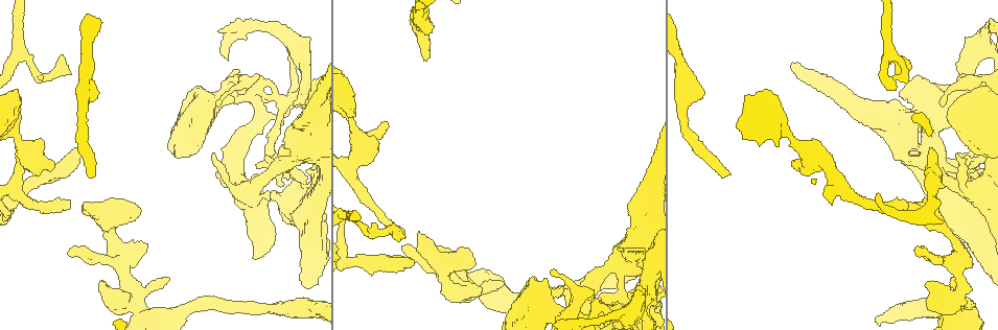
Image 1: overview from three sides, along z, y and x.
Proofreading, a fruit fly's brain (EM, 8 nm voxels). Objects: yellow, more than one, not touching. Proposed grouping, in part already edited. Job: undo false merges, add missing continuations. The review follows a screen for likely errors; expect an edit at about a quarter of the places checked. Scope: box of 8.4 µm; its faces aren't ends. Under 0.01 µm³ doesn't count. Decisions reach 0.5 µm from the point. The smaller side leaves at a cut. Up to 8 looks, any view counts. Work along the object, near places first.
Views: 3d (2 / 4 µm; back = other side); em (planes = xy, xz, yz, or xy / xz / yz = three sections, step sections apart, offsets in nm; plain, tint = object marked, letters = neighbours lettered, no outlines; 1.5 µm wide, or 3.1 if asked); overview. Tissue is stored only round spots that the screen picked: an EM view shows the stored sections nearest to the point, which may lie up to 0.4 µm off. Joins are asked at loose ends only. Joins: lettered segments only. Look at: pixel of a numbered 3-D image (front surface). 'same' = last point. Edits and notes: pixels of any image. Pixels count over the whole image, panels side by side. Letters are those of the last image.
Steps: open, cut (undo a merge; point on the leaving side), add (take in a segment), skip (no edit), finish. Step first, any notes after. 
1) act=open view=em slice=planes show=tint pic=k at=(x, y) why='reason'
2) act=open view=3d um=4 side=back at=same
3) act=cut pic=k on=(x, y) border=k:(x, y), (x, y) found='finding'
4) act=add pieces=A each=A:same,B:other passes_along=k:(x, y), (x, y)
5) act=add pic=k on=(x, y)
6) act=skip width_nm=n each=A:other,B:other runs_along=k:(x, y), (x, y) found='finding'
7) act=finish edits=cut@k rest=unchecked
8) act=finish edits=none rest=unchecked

act=open view=3d um=2 pic=1 at=(213, 154) why='free end'

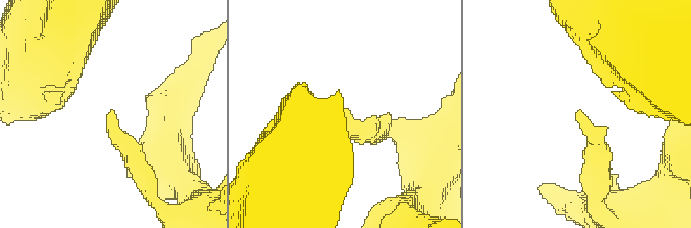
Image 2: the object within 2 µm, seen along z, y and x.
act=open view=em slice=planes show=tint pic=2 at=(110, 114)

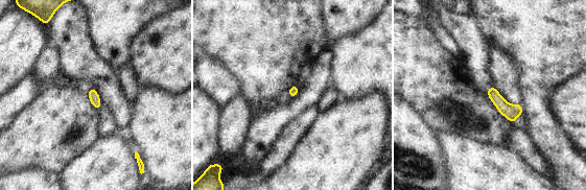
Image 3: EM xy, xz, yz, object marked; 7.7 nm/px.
act=open view=em slice=planes show=letters at=same

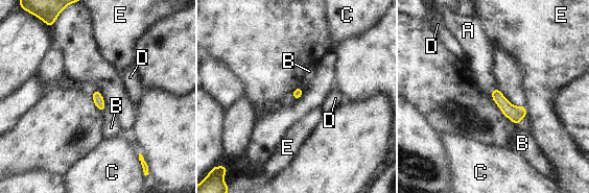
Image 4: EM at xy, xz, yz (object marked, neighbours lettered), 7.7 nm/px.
act=add pieces=A longest_contact=E:90nm each=A:same,B:other,C:other,D:other,E:other passes_along=4:(515, 114), (494, 90), (480, 61) found='it goes on there'

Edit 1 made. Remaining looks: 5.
act=open view=overview why='see it whole again'

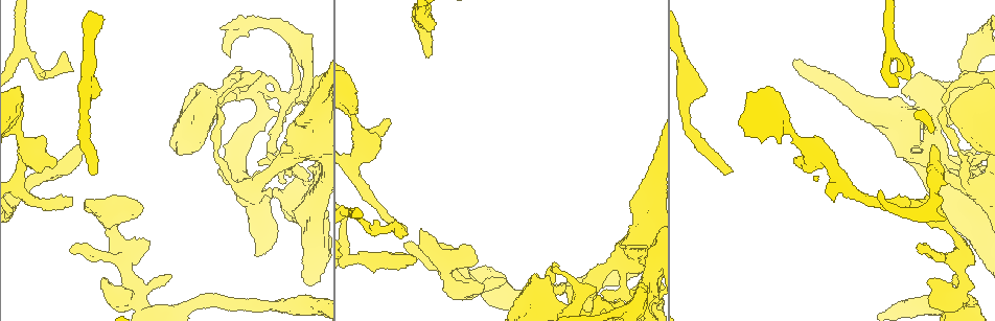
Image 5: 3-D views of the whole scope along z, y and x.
act=open view=3d um=4 pic=5 at=(929, 279)

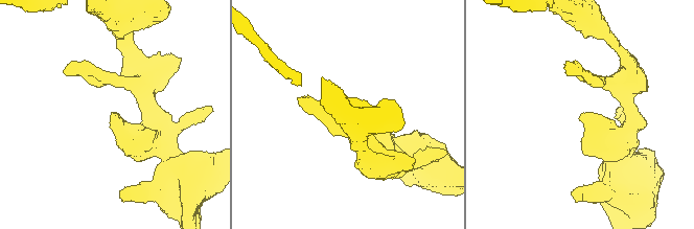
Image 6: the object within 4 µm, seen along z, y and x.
act=open view=em slice=yz step=4 show=tint pic=6 at=(583, 113)

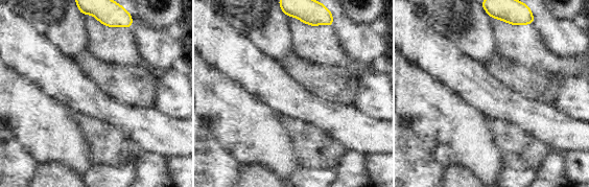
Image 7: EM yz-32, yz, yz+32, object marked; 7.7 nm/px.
act=open view=em slice=planes show=letters at=same why='another direction'

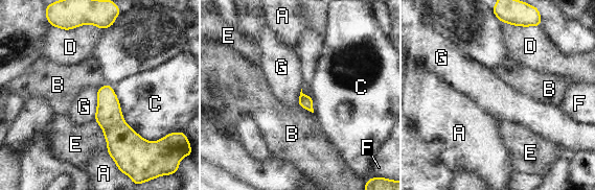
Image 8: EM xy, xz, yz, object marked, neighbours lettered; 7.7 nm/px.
act=skip longest_contact=C:550nm each=A:other,B:other,C:other,D:other,E:other,F:other,G:other border=8:(97, 90), (97, 110), (94, 119) found='no lettered segment goes on from it'

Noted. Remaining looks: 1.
act=finish edits=add@4 rest=unchecked

